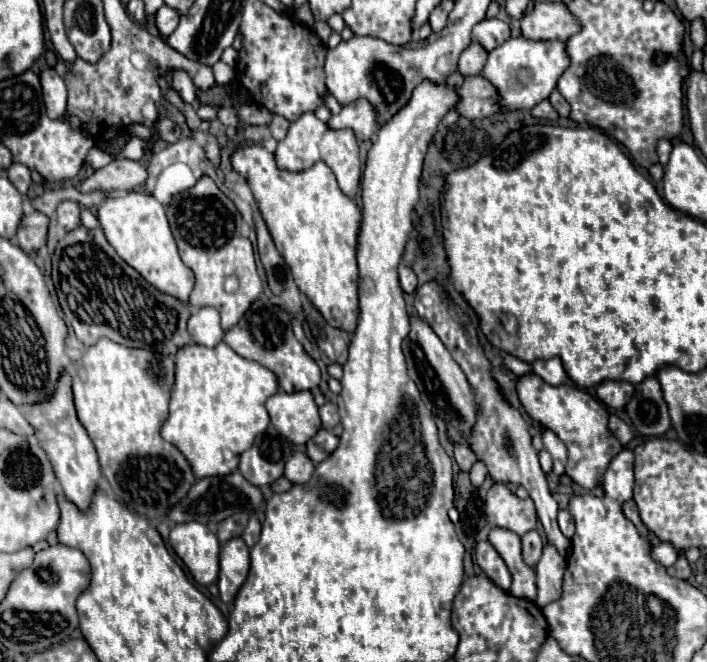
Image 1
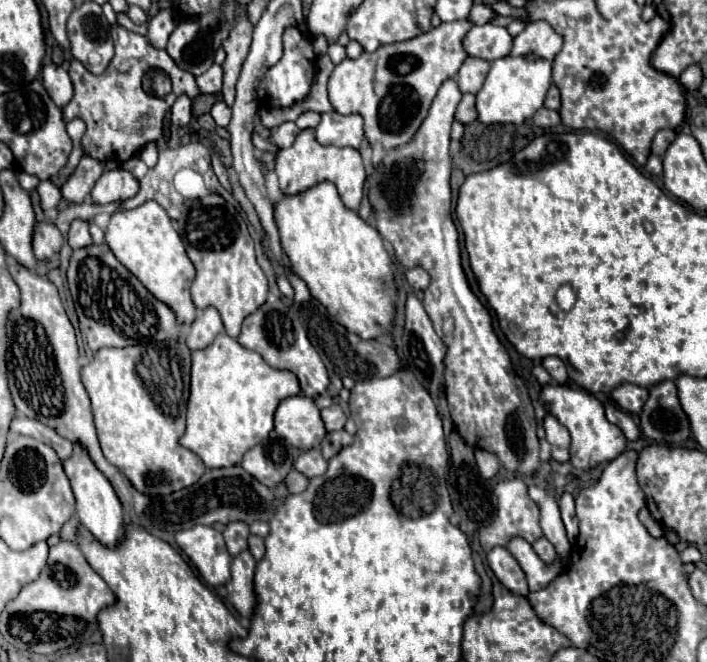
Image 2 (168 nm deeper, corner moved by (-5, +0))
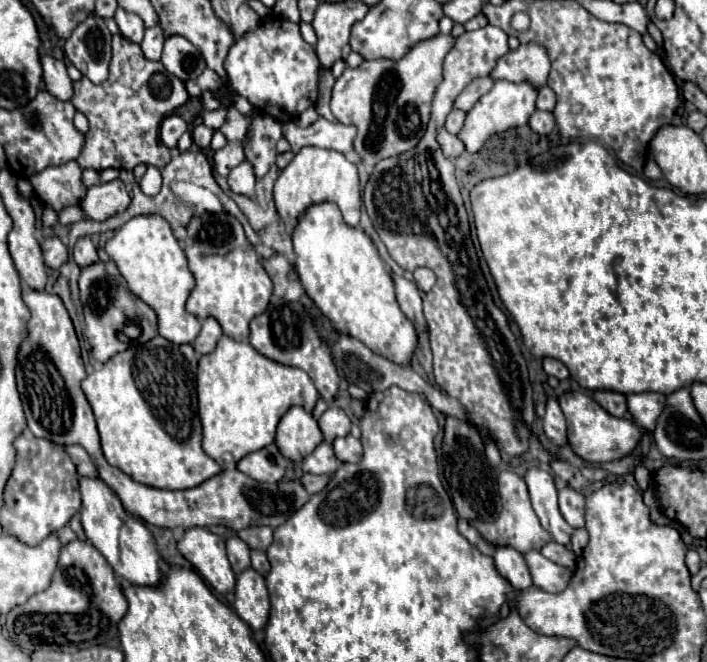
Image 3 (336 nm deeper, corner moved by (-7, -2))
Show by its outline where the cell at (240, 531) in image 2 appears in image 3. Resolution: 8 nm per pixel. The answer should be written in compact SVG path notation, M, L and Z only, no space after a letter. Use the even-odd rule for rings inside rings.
M231 535L227 539L227 557L229 557L229 563L231 563L231 569L235 575L239 575L243 569L247 569L251 563L249 563L249 547L245 541L241 541L239 537Z

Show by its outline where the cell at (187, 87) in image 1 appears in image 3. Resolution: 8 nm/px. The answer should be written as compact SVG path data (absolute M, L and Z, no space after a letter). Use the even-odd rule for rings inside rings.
M169 115L165 117L165 121L161 123L161 141L165 147L175 149L179 137L187 131L187 123L179 117L179 115Z

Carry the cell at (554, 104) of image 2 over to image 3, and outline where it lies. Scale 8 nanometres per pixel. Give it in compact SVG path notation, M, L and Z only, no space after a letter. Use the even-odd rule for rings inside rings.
M541 87L539 89L539 97L537 97L537 107L543 111L553 111L555 107L555 93L551 87Z

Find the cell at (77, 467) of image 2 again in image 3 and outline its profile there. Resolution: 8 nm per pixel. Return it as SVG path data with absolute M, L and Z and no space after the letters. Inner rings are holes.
M81 477L81 499L81 523L87 533L87 539L95 549L103 553L113 571L133 585L157 587L163 581L163 569L159 547L149 527L143 521L129 515L123 509L119 497L101 479Z

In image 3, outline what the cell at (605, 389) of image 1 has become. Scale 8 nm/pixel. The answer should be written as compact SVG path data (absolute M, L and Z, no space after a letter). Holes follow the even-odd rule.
M661 393L627 395L629 413L633 415L635 423L647 431L655 429L655 421L657 421L659 413L663 411L663 401L665 401L665 395L661 395Z

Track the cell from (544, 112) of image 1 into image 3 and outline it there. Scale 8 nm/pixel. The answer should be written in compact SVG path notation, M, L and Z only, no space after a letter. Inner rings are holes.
M535 111L529 117L529 127L539 135L549 135L555 129L555 117L551 111Z

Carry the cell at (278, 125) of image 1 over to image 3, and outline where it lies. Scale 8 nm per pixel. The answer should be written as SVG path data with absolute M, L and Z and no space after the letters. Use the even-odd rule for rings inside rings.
M319 117L309 127L299 127L293 121L283 123L283 135L289 139L293 153L299 153L299 149L307 145L321 147L321 149L333 149L339 153L351 153L357 129L353 125L343 125L337 121L329 123L327 119Z

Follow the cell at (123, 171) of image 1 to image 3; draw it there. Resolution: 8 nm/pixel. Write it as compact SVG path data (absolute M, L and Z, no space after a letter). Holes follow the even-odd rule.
M115 179L109 183L93 185L87 191L87 197L81 201L81 209L93 221L107 221L109 217L123 213L131 203L127 187Z

